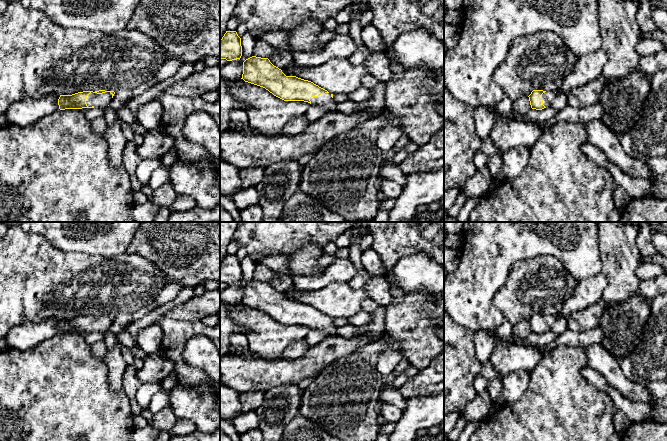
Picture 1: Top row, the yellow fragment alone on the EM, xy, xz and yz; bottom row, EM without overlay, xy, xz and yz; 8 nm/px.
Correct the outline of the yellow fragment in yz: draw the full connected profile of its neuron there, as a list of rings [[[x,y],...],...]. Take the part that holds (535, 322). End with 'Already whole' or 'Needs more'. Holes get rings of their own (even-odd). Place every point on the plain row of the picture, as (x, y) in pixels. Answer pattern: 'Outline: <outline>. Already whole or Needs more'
Outline: [[[533,314],[528,320],[531,332],[536,334],[542,334],[546,331],[551,330],[556,319],[557,317],[555,316]]]. Needs more

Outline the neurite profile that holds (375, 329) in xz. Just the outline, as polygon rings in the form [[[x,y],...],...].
[[[381,306],[375,312],[371,313],[371,322],[365,326],[359,327],[354,337],[370,337],[380,340],[385,333],[385,306]]]

